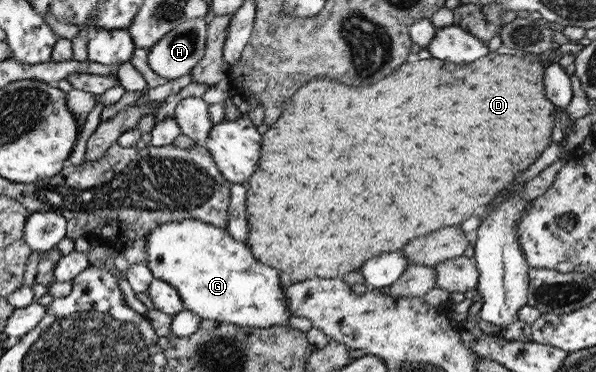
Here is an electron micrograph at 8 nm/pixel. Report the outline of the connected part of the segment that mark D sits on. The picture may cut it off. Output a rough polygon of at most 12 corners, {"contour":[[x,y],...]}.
{"contour":[[530,55],[308,82],[248,182],[287,287],[459,227],[552,142]]}

